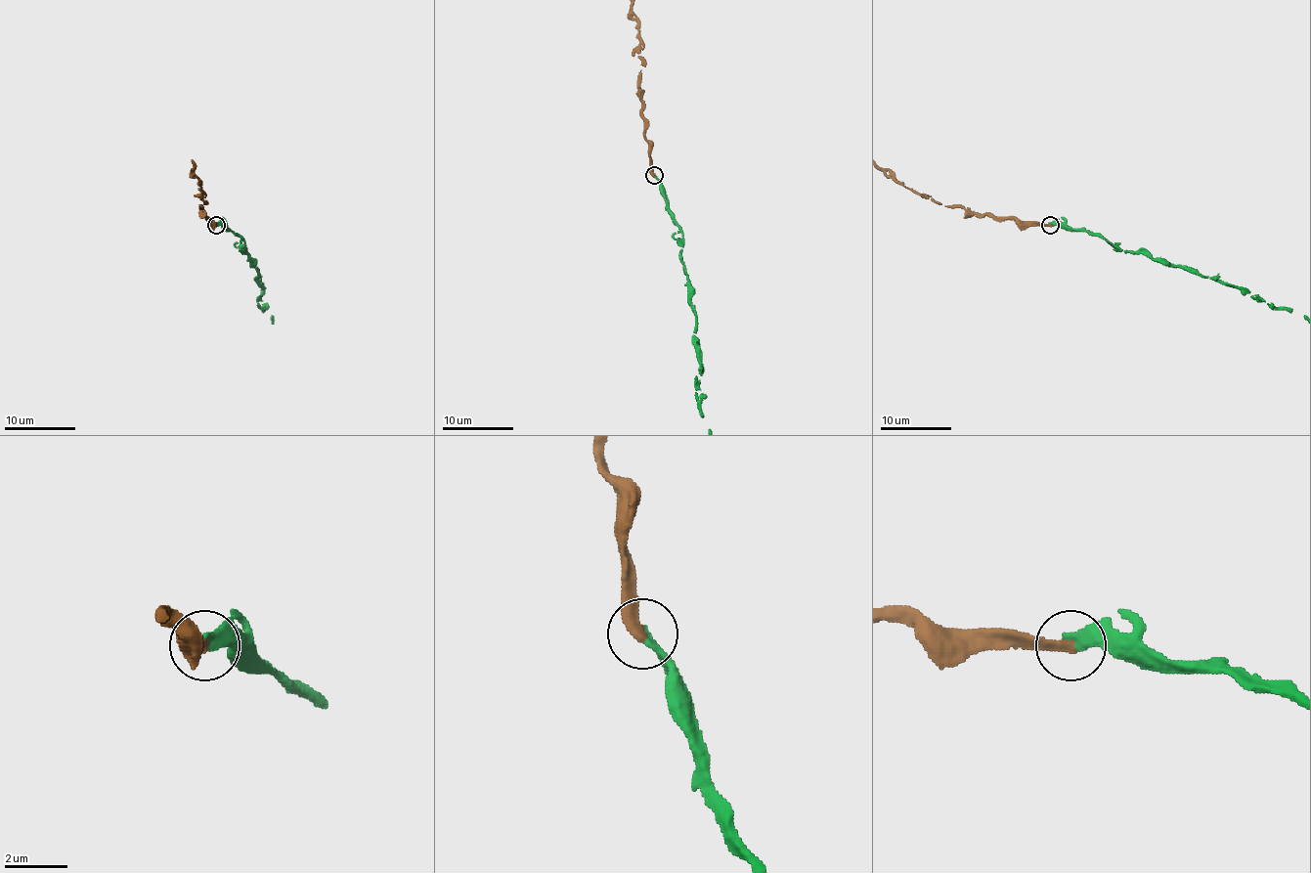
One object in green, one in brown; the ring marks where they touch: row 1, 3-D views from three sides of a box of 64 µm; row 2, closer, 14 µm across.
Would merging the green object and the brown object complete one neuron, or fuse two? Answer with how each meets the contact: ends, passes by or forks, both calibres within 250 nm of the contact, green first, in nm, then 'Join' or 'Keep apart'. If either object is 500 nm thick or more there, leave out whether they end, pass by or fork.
At the ring green ends. At the ring brown ends. Thickness 360 nm (green) against 360 nm. Join

